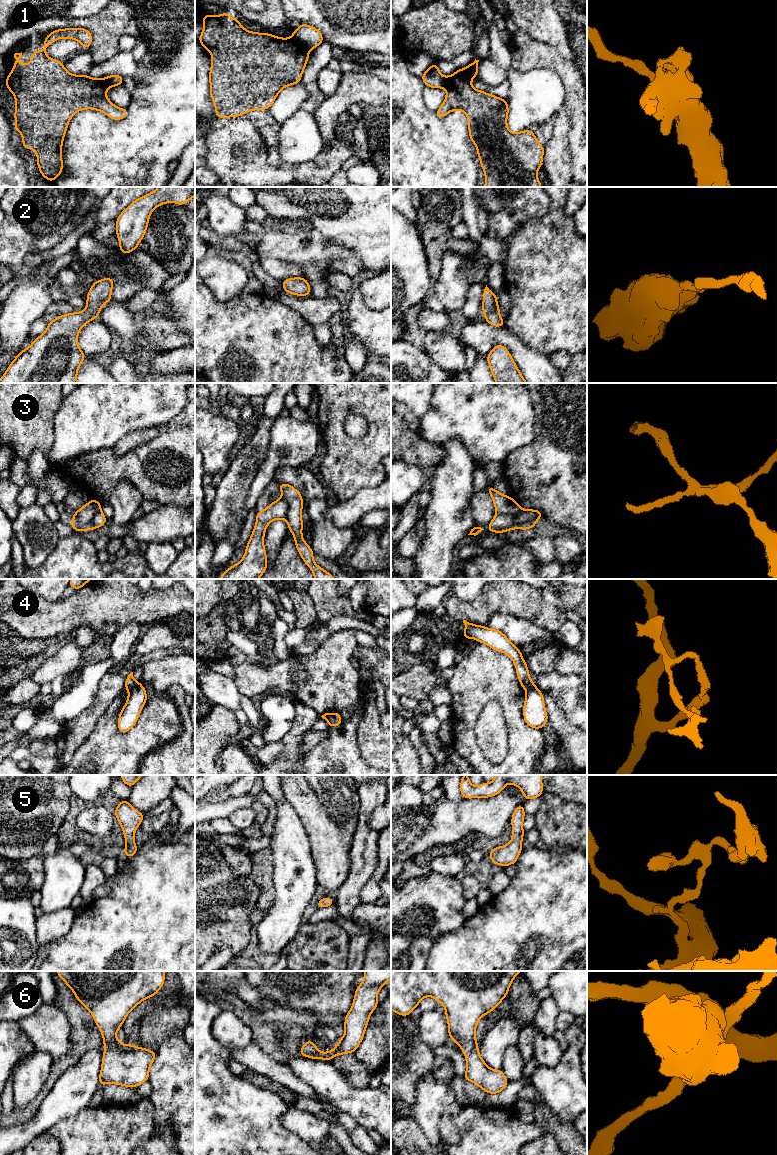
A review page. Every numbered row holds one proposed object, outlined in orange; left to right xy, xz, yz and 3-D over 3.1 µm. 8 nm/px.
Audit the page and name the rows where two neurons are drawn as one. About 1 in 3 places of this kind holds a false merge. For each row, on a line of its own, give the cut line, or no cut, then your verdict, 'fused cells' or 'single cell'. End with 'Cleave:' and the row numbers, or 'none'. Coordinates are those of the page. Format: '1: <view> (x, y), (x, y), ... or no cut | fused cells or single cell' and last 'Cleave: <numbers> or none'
1: xz (292, 36), (309, 50) | fused cells
2: no cut | single cell
3: yz (523, 510), (516, 516), (497, 513) | fused cells
4: xy (139, 682), (129, 691) | fused cells
5: no cut | single cell
6: no cut | single cell
Cleave: 1, 3, 4

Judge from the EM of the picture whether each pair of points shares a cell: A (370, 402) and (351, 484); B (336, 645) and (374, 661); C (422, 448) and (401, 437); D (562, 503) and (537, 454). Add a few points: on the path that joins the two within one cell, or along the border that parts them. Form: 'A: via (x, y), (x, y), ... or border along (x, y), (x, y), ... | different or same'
A: via (374, 422), (374, 445), (355, 464) | same
B: border along (354, 661), (357, 666) | different
C: via (417, 448), (412, 448), (406, 442) | same
D: via (558, 491), (550, 483), (549, 466) | same

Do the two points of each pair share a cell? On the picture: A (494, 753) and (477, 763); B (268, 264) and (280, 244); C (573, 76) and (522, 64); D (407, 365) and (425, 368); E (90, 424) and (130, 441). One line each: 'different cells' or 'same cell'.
A: different cells
B: different cells
C: same cell
D: same cell
E: different cells

